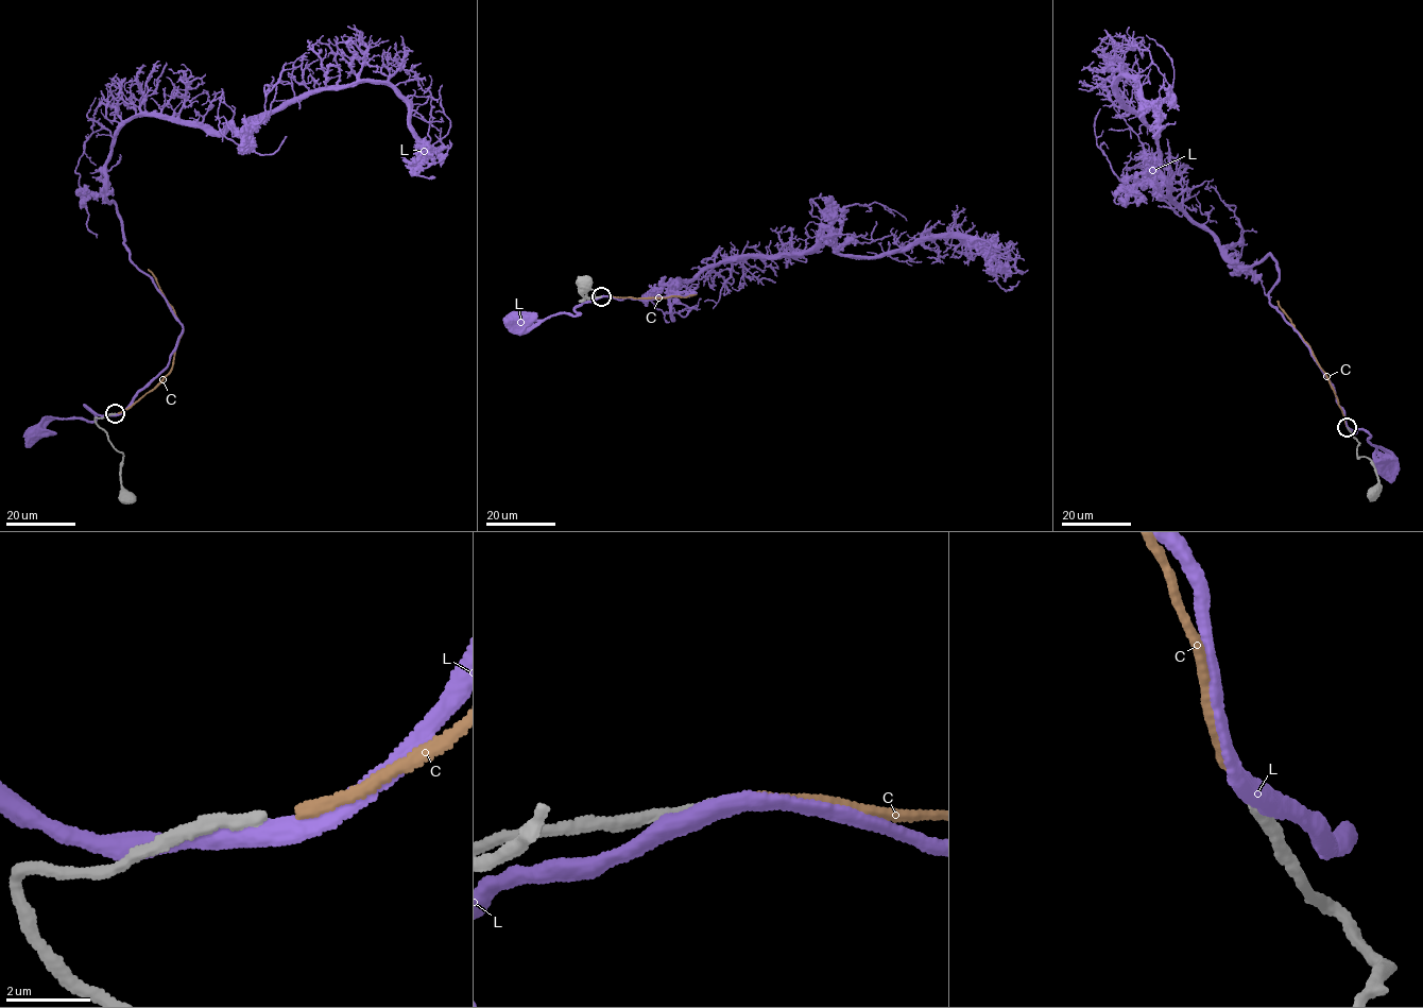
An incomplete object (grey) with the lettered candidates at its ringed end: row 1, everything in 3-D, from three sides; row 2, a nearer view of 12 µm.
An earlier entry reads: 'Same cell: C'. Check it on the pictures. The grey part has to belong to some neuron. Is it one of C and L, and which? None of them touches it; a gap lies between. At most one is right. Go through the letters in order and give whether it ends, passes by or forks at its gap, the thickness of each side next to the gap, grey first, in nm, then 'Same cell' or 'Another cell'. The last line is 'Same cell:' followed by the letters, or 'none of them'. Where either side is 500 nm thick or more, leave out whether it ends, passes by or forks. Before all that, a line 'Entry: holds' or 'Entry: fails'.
Entry: holds
C: It ends there. Thickness 260 nm (grey) against 240 nm. Same cell
L: It passes by. Thickness 260 nm (grey) against 480 nm. Another cell
Same cell: C

